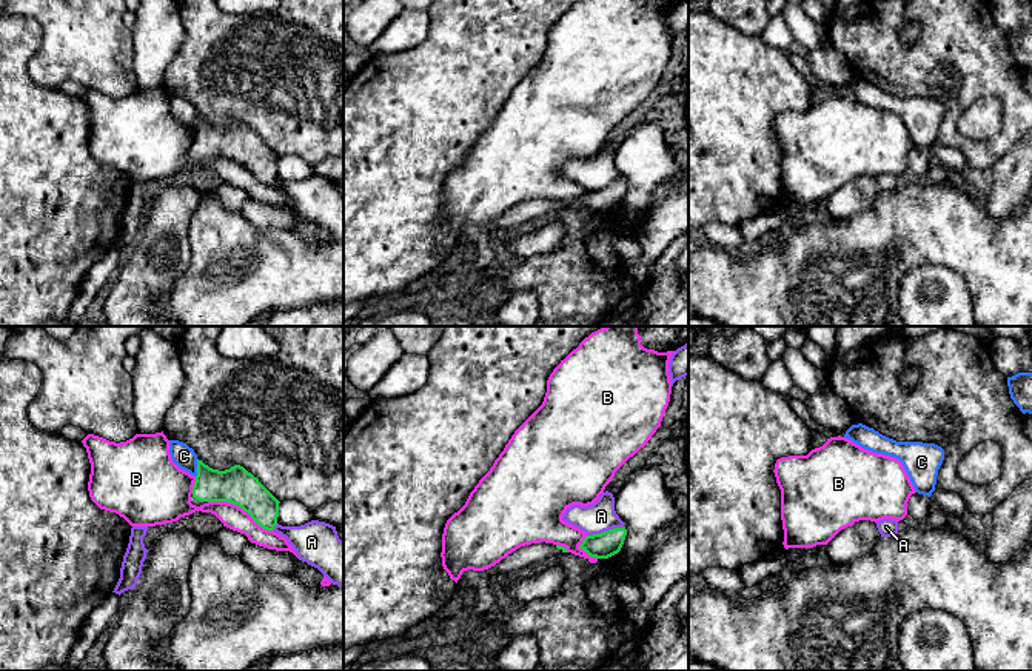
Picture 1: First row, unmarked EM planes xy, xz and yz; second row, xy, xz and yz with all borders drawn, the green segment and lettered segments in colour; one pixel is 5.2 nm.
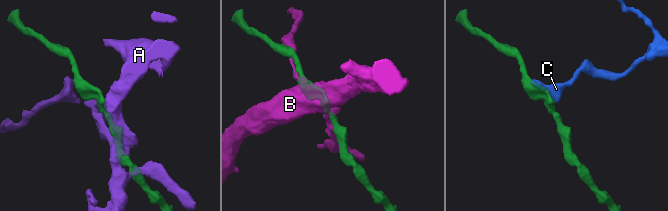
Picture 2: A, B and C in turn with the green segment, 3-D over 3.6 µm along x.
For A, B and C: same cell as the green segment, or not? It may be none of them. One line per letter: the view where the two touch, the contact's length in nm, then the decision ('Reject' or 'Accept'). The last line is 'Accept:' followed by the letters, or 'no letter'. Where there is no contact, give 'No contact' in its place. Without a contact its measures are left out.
A: Touches green in xz. Shared border 200 nm. Reject
B: Touches green in xy. Shared border 380 nm. Reject
C: Touches green in xy. Shared border 100 nm. Reject
Accept: no letter

